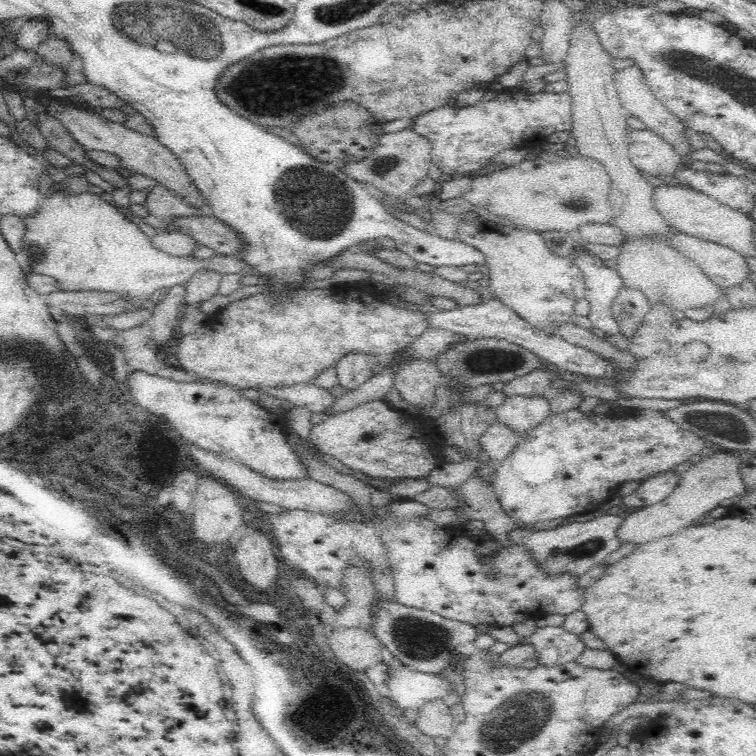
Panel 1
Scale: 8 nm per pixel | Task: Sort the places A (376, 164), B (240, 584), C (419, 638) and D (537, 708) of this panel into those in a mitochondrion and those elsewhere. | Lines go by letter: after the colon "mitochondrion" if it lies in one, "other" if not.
A: mitochondrion
B: other
C: mitochondrion
D: mitochondrion

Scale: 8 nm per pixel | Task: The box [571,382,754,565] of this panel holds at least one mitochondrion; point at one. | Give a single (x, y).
(722, 422)

